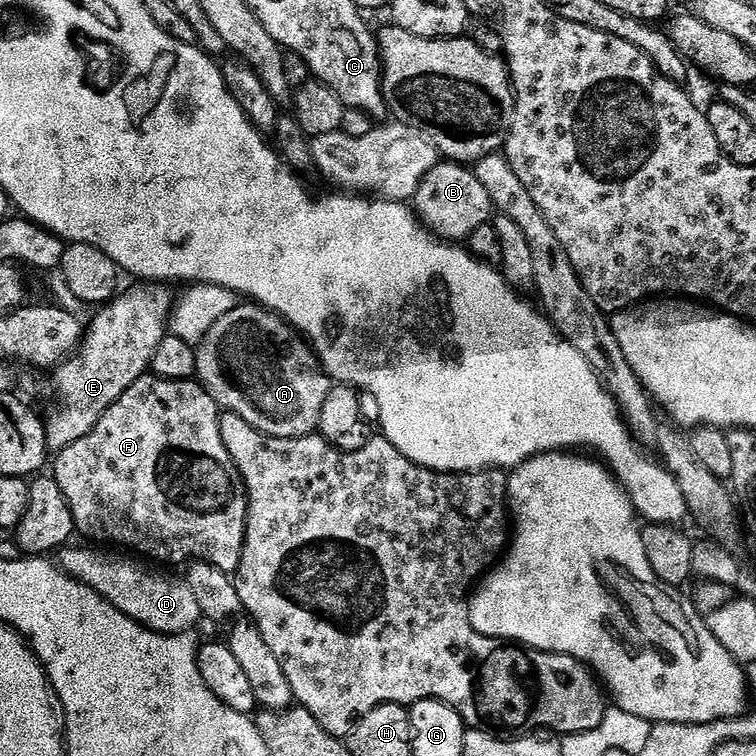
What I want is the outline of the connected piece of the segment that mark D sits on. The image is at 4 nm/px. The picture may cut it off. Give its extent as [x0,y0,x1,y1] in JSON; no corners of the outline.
[59,546,202,636]

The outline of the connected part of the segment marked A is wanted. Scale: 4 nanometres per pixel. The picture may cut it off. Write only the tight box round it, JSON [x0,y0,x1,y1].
[195,302,334,438]

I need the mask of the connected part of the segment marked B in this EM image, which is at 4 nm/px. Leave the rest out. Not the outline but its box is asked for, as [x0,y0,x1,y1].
[414,162,494,242]

